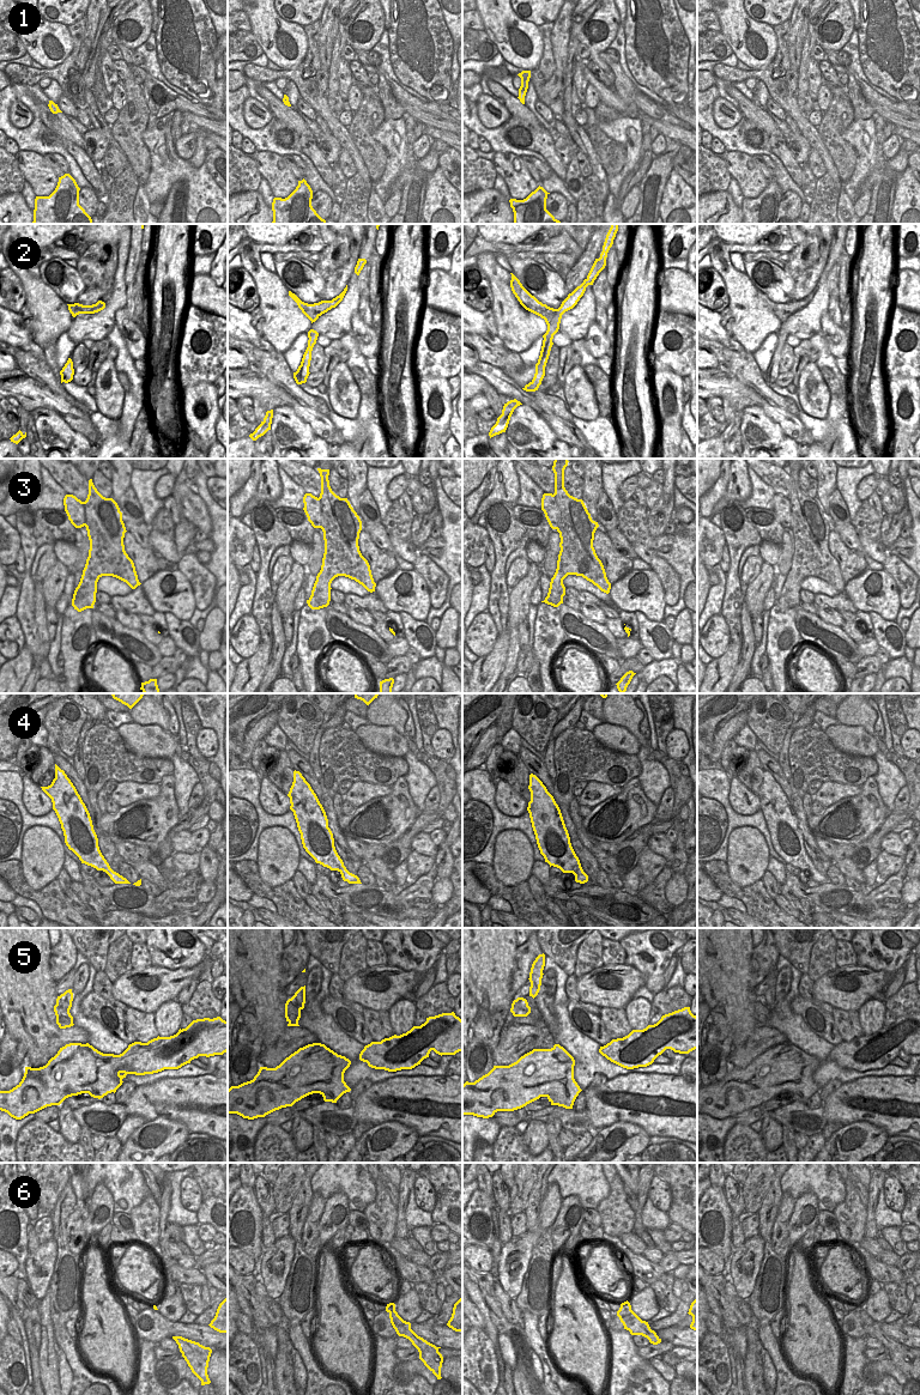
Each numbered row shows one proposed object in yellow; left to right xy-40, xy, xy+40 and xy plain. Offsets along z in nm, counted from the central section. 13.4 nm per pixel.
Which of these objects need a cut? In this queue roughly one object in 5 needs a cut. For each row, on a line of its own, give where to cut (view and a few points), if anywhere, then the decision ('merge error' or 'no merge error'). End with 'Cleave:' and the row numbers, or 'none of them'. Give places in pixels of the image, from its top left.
1: no cut | no merge error
2: xy+40 (557, 309), (548, 326) | merge error
3: xy+40 (554, 493), (560, 510), (560, 527), (557, 529) | merge error
4: no cut | no merge error
5: no cut | no merge error
6: no cut | no merge error
Cleave: 2, 3

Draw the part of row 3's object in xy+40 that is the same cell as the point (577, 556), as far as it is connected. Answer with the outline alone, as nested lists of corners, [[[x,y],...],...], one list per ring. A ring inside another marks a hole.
[[[555,459],[552,466],[553,495],[561,510],[561,526],[557,529],[561,551],[547,596],[541,602],[553,607],[563,604],[565,595],[563,580],[568,575],[582,576],[606,594],[611,589],[604,565],[593,547],[594,533],[599,524],[592,520],[583,501],[570,496],[564,487],[564,469],[568,462],[568,459]]]

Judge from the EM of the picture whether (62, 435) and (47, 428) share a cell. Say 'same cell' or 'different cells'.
same cell

